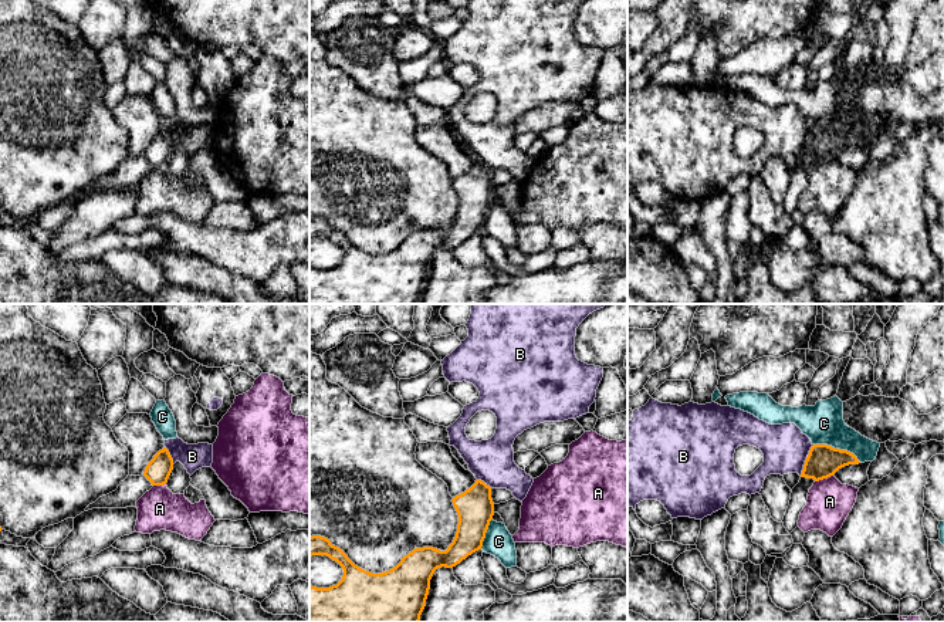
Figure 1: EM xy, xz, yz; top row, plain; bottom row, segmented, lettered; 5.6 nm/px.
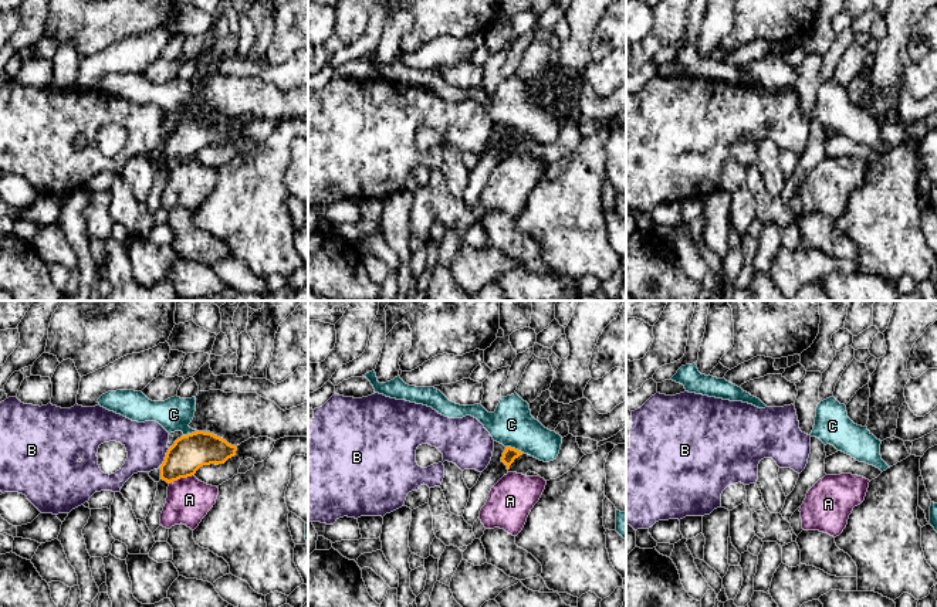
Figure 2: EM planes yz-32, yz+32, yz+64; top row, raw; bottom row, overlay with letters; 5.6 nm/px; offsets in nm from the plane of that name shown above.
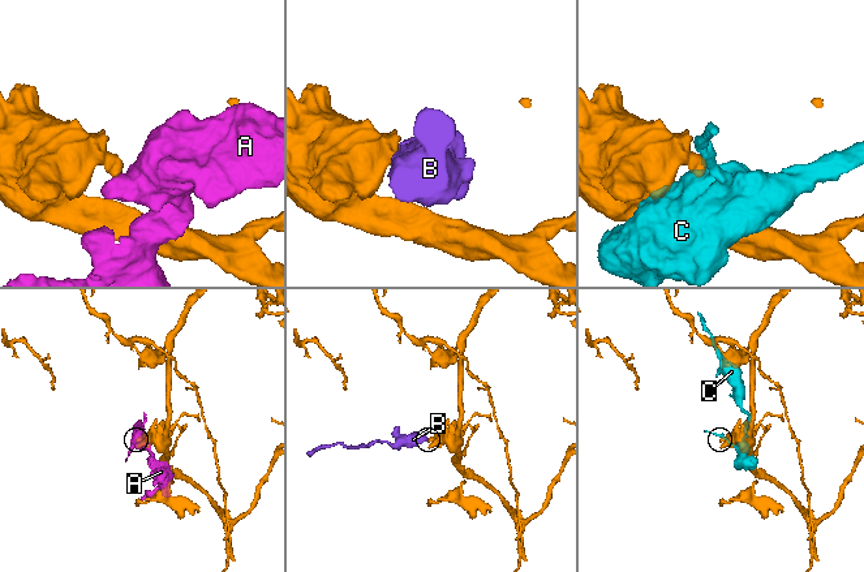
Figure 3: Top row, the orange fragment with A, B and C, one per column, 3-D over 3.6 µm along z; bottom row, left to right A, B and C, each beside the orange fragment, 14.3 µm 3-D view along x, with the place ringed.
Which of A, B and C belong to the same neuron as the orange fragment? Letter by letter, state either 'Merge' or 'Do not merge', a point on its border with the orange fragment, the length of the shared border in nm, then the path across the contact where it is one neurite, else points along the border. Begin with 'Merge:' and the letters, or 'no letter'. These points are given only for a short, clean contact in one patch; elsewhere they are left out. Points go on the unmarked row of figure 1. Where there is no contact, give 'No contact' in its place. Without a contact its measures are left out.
Merge: no letter
A: Do not merge. Touches orange at yz (824, 159). Shared border 110 nm. Boundary: yz (832, 156), (815, 164)
B: Do not merge. Touches orange at yz (805, 142). Shared border 190 nm. Boundary: yz (814, 127), (799, 156)
C: Do not merge. Touches orange at yz (838, 131). Shared border 300 nm

